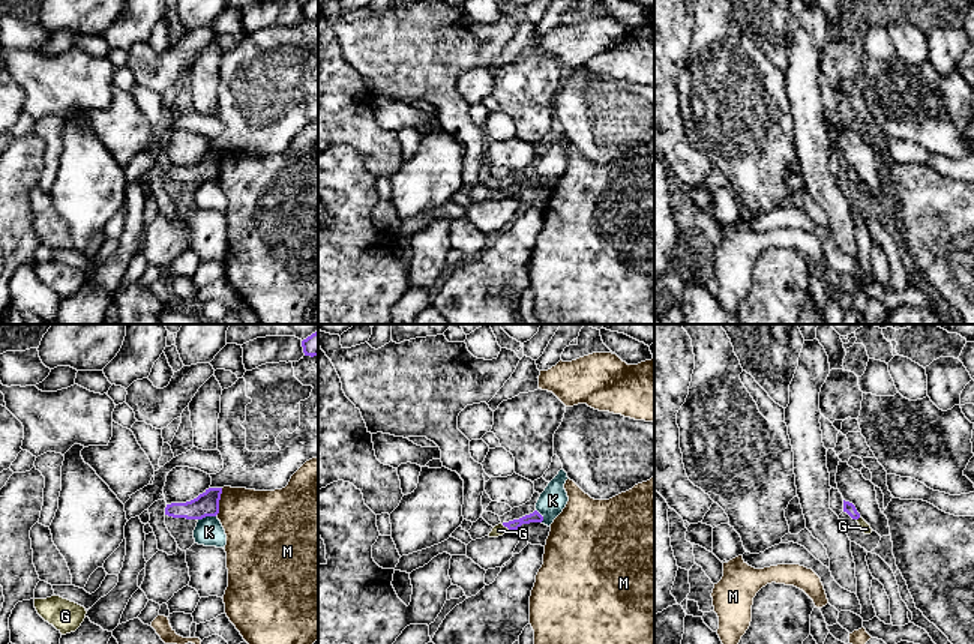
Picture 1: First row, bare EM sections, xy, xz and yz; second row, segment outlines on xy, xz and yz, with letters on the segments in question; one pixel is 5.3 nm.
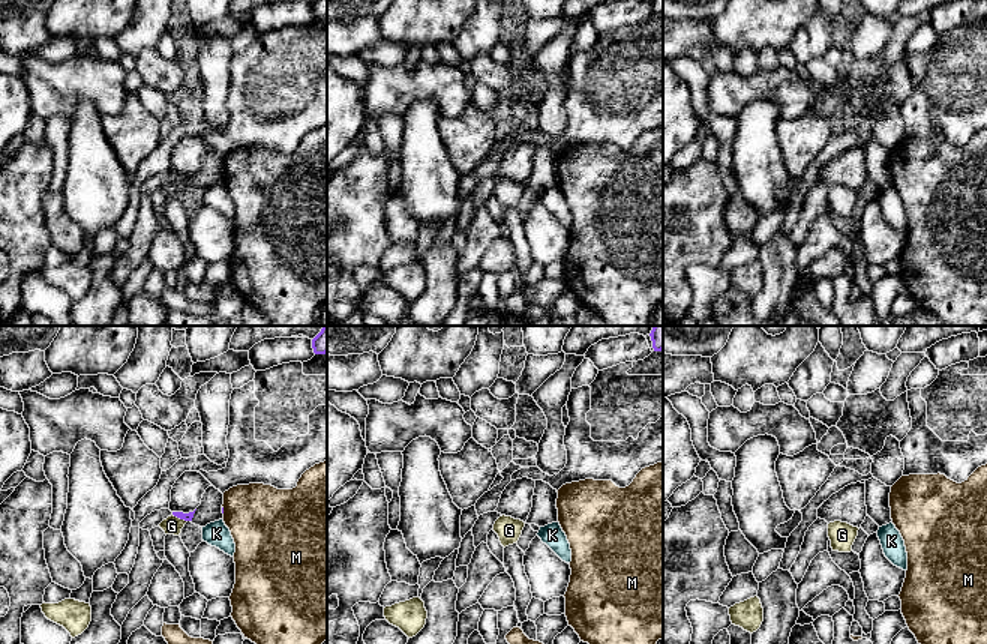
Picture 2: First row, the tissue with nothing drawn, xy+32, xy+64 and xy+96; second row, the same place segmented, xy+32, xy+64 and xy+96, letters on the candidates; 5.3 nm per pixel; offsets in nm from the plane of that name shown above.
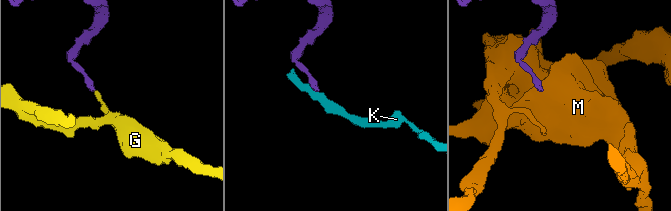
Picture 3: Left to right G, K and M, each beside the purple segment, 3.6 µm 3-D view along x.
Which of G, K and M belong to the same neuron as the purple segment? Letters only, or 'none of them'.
none of them

